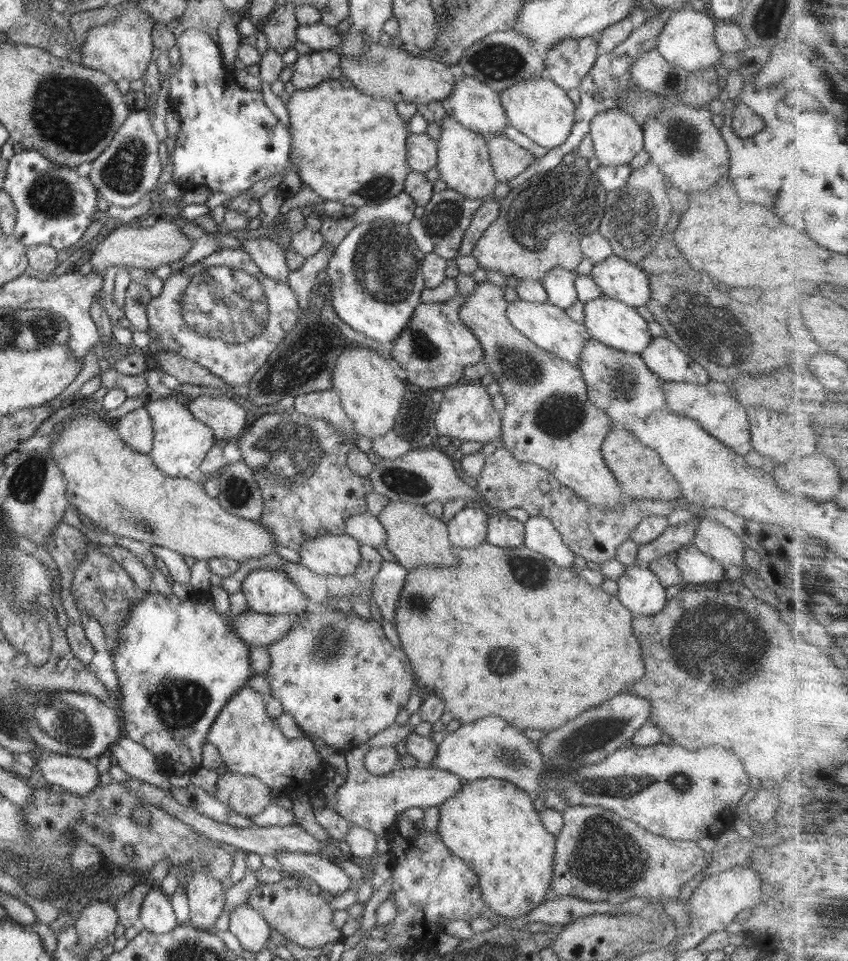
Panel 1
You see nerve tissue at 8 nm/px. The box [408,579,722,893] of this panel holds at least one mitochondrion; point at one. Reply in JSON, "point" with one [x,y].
{"point":[590,736]}

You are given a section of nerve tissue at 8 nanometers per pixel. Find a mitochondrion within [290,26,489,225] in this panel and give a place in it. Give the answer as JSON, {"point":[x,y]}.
{"point":[371,190]}

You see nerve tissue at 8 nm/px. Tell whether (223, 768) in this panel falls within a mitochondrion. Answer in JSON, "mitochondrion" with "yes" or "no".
{"mitochondrion":"no"}

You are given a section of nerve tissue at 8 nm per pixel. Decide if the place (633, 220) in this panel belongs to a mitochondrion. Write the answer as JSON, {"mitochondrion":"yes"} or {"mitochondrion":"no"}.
{"mitochondrion":"yes"}

